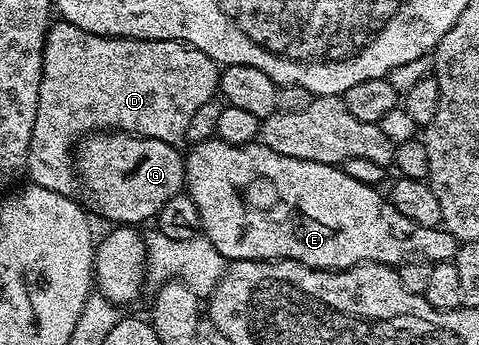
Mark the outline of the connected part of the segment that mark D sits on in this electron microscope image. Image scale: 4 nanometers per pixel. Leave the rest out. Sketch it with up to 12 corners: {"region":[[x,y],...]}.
{"region":[[44,39],[26,177],[97,131],[179,142],[221,70],[183,41]]}

